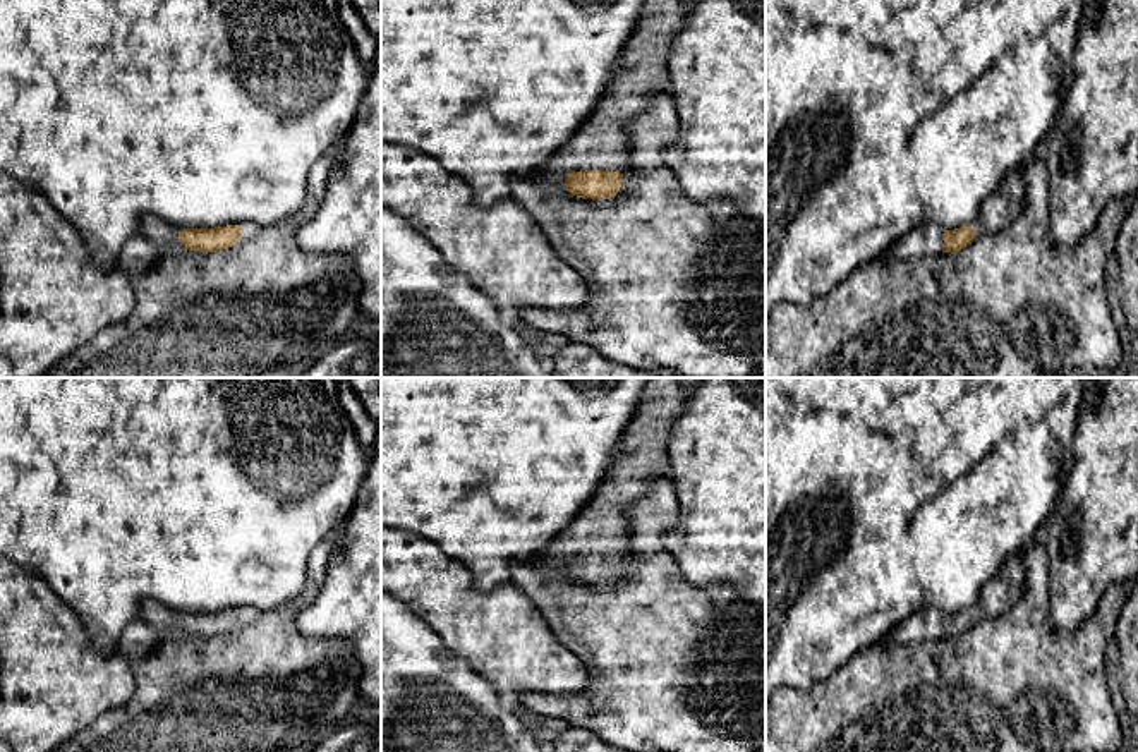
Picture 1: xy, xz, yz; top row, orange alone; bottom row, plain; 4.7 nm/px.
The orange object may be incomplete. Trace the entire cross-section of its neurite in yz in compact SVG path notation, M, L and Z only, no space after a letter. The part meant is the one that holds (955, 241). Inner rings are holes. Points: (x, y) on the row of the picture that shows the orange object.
M1018 167L1009 170L997 191L982 203L973 227L965 225L954 230L944 230L934 221L925 221L896 240L881 261L891 258L934 259L941 252L956 254L970 246L977 233L990 235L1013 223L1025 199L1026 185Z

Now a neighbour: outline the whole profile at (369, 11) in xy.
M352 0L367 31L381 38L381 0Z

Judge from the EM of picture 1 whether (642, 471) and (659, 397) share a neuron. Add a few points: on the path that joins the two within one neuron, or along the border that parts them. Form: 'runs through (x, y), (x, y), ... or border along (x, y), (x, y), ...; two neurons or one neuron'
runs through (642, 452), (654, 416); one neuron

